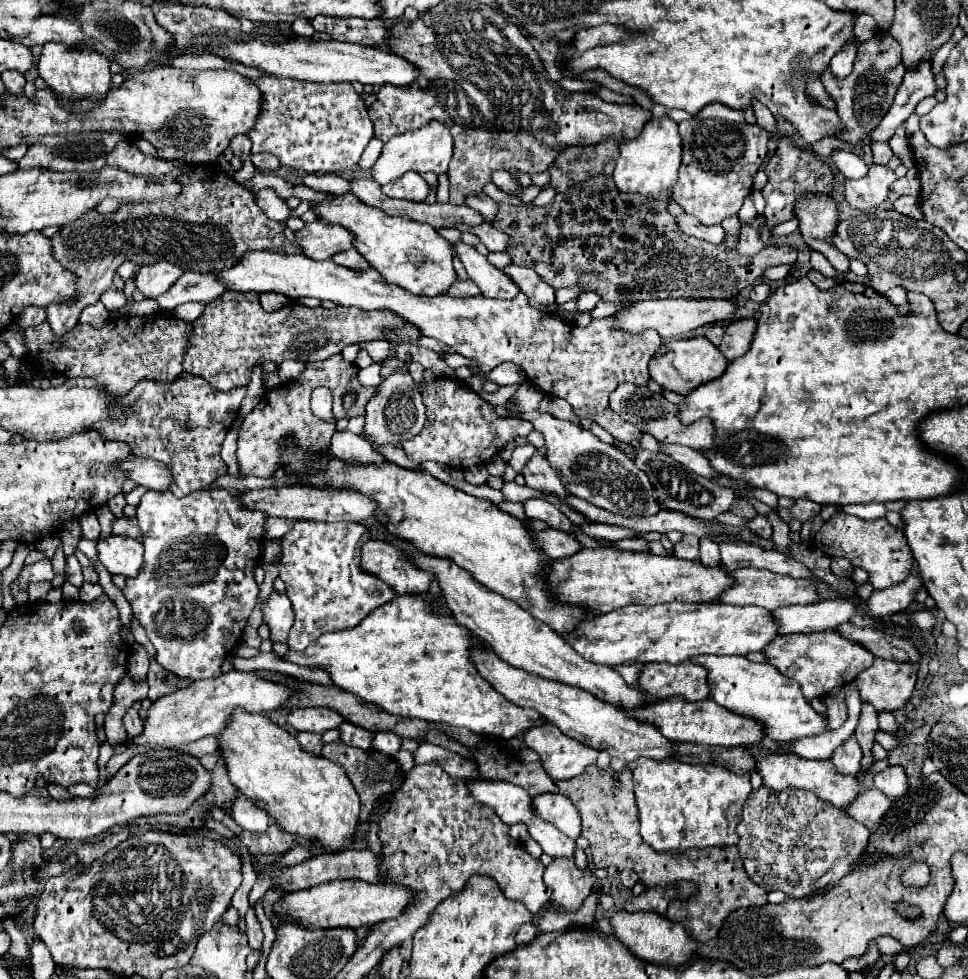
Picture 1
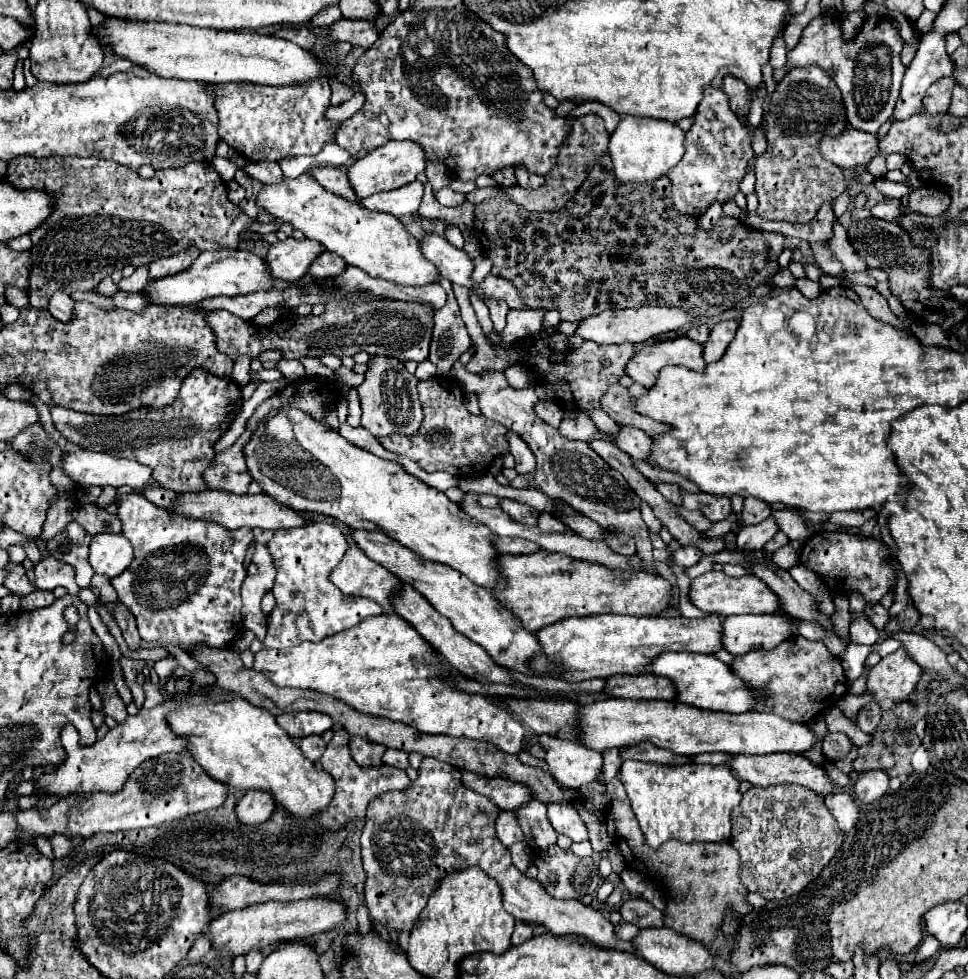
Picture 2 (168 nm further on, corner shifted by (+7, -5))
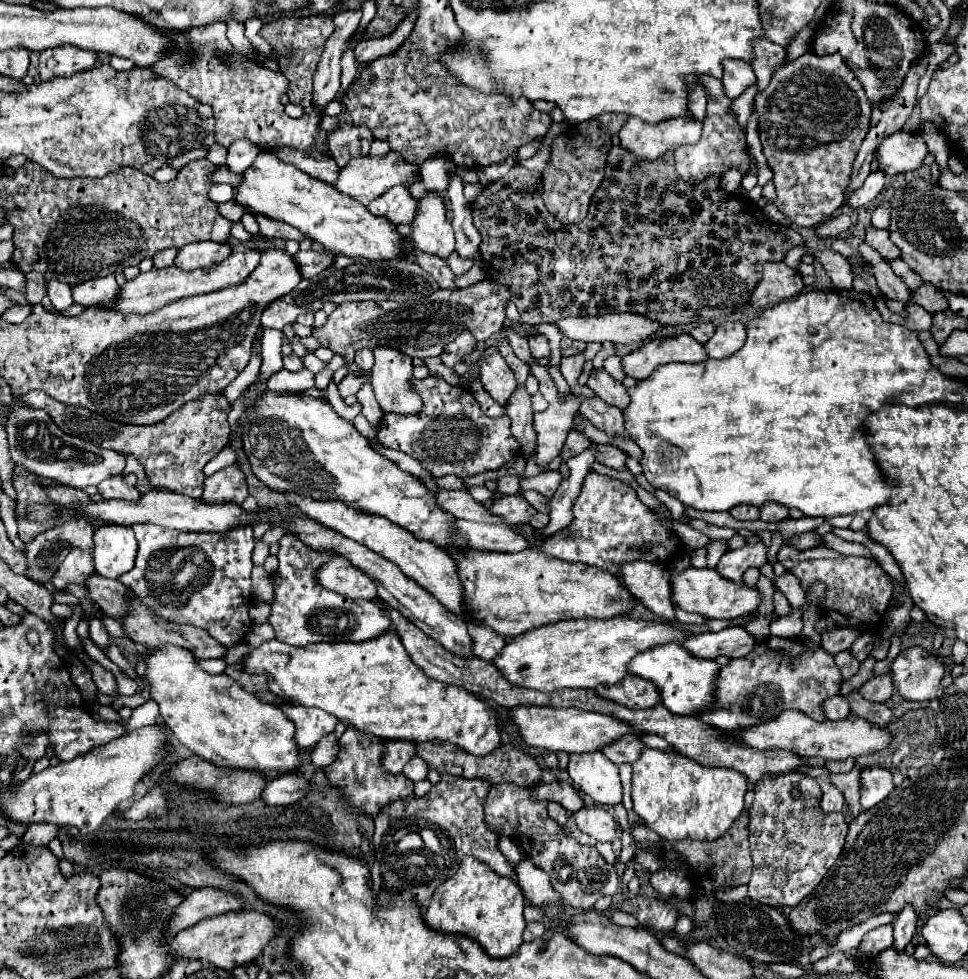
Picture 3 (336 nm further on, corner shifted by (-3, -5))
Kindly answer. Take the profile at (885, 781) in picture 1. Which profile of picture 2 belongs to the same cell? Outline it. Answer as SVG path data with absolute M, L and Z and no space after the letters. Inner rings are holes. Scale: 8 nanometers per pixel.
M866 770L854 784L854 796L862 802L874 802L888 792L890 776L884 770Z

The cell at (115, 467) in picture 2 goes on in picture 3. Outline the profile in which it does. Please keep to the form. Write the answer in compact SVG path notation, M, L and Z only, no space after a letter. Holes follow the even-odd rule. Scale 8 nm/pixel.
M16 404L12 412L8 414L4 422L6 434L8 434L8 446L10 446L10 458L14 464L24 466L32 474L40 478L50 478L58 484L72 486L72 488L86 488L96 486L102 480L122 474L124 470L124 456L114 450L104 450L92 442L86 442L76 436L68 436L62 432L54 420L42 410L30 408L26 404Z

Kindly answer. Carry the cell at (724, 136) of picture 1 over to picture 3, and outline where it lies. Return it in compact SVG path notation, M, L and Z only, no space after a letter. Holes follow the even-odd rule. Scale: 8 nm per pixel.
M698 76L696 78L698 84L706 90L706 94L712 100L718 100L724 106L724 112L714 114L710 118L704 118L704 128L702 128L702 138L698 140L698 144L690 144L690 146L680 146L674 152L674 160L676 160L676 170L684 180L702 180L708 174L724 174L730 166L738 166L744 174L750 168L750 156L746 150L746 142L744 142L744 134L736 122L736 116L732 114L730 106L730 98L726 98L724 88L722 88L722 80L714 78L714 76Z

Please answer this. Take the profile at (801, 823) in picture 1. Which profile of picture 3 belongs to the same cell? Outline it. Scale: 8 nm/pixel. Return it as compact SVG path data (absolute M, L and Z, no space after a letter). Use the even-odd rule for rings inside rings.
M800 772L766 776L756 784L756 798L750 808L750 850L752 850L754 870L748 882L748 896L752 900L774 908L800 904L802 898L814 892L814 888L820 884L820 880L826 876L830 866L840 856L848 832L846 820L842 814L826 816L818 812L818 796L820 796L818 782L808 774L800 774Z

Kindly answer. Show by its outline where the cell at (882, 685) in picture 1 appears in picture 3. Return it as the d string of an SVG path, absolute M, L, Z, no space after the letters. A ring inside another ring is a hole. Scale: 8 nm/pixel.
M920 646L904 650L892 662L894 686L906 700L932 700L944 676L944 664Z

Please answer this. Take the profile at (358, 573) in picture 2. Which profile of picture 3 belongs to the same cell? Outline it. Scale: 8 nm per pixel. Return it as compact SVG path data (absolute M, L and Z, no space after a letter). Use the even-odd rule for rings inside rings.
M330 558L326 564L322 564L316 570L316 580L326 590L332 590L352 600L358 598L372 600L376 596L374 582L364 572L360 572L348 560L342 558Z

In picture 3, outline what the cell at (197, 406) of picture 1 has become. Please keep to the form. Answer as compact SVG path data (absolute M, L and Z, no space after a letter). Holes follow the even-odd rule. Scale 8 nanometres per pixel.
M38 390L24 394L22 402L32 408L46 410L48 416L70 436L90 440L102 448L108 448L120 454L134 454L138 462L144 466L144 472L154 488L178 492L190 498L200 498L202 488L204 488L204 478L206 478L202 468L230 440L230 424L228 424L230 404L222 394L200 396L198 400L184 404L178 412L172 412L166 420L162 420L162 424L152 424L152 426L116 424L98 414L92 414L90 410L82 406L62 404L46 396L46 392L38 392Z

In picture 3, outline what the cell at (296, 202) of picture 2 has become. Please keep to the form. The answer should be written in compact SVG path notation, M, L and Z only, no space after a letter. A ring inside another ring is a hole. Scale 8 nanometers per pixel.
M260 152L254 164L242 172L242 182L234 188L234 202L244 206L250 214L274 218L298 228L304 236L320 242L326 250L346 256L364 256L368 260L392 260L404 258L404 238L396 232L394 224L370 216L364 206L350 196L336 192L332 184L314 180L298 168L278 160L274 152Z

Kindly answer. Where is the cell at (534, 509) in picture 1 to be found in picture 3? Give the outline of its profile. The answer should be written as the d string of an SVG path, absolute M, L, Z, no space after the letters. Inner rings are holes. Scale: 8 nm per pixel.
M522 494L504 496L504 498L494 500L488 512L494 516L500 516L506 524L512 524L512 526L518 522L526 522L530 516L536 514L536 510L524 500Z

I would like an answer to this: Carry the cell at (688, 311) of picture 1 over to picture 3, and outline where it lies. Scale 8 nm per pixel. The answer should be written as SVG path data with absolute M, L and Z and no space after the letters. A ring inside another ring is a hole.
M596 314L596 316L566 316L556 322L562 336L582 342L612 342L634 344L642 342L662 326L646 316L626 314Z

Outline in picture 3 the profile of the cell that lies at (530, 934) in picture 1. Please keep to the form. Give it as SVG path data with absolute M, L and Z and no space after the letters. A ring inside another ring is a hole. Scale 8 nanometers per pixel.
M532 922L532 924L526 924L526 930L524 930L524 942L530 942L534 938L540 938L544 934L544 924L542 922Z

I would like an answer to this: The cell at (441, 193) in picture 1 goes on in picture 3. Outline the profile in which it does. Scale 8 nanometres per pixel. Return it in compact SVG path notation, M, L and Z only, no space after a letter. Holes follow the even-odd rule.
M430 156L422 166L420 166L420 176L422 182L428 190L438 190L444 192L446 180L450 180L448 168L452 166L452 160L446 156Z

